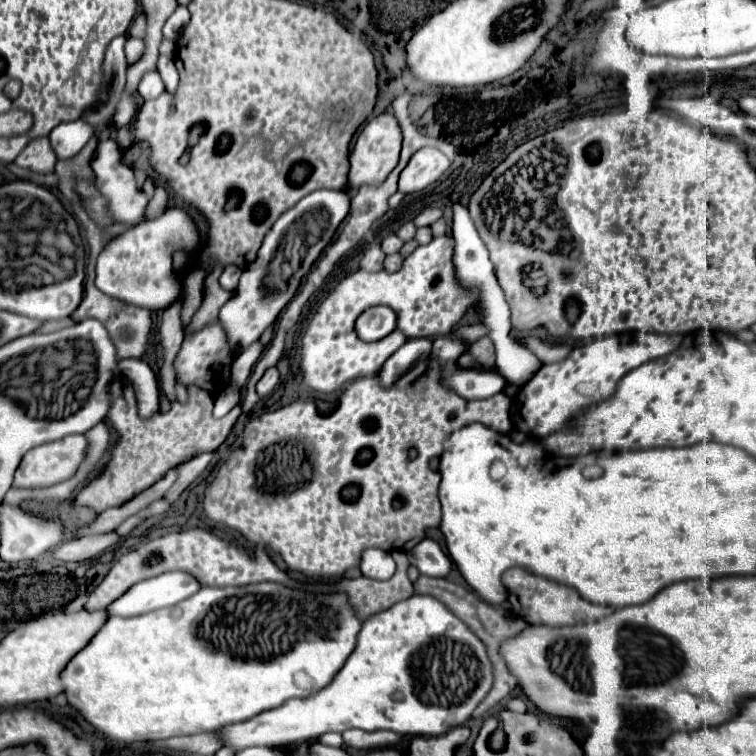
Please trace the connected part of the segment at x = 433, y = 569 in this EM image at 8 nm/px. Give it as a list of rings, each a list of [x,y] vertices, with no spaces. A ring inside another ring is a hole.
[[[433,539],[421,541],[409,553],[409,561],[411,561],[411,565],[415,565],[419,569],[419,573],[423,573],[427,577],[447,577],[447,573],[451,571],[449,557],[445,557],[443,549]]]

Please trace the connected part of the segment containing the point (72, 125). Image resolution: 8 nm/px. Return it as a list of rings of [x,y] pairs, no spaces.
[[[83,119],[61,123],[49,135],[57,159],[69,159],[77,155],[91,137],[93,137],[93,127],[89,127],[89,123],[85,123]]]

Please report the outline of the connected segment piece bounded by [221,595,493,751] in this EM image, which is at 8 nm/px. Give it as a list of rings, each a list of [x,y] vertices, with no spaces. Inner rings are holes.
[[[413,595],[405,601],[395,603],[387,611],[375,613],[365,619],[363,629],[357,637],[355,651],[349,655],[345,667],[335,675],[331,685],[311,695],[309,699],[289,699],[281,707],[263,711],[249,721],[223,727],[221,739],[233,751],[241,751],[253,745],[299,745],[305,741],[315,741],[323,733],[343,733],[353,727],[363,731],[389,729],[399,735],[441,735],[453,727],[465,725],[481,699],[485,699],[485,695],[489,693],[489,687],[493,687],[493,665],[487,657],[483,641],[439,599],[433,599],[429,595]]]

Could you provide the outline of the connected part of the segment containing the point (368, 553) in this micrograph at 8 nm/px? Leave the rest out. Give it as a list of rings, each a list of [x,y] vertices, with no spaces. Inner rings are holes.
[[[365,549],[359,561],[359,569],[365,577],[373,579],[389,579],[395,573],[395,561],[391,553],[383,549]]]

